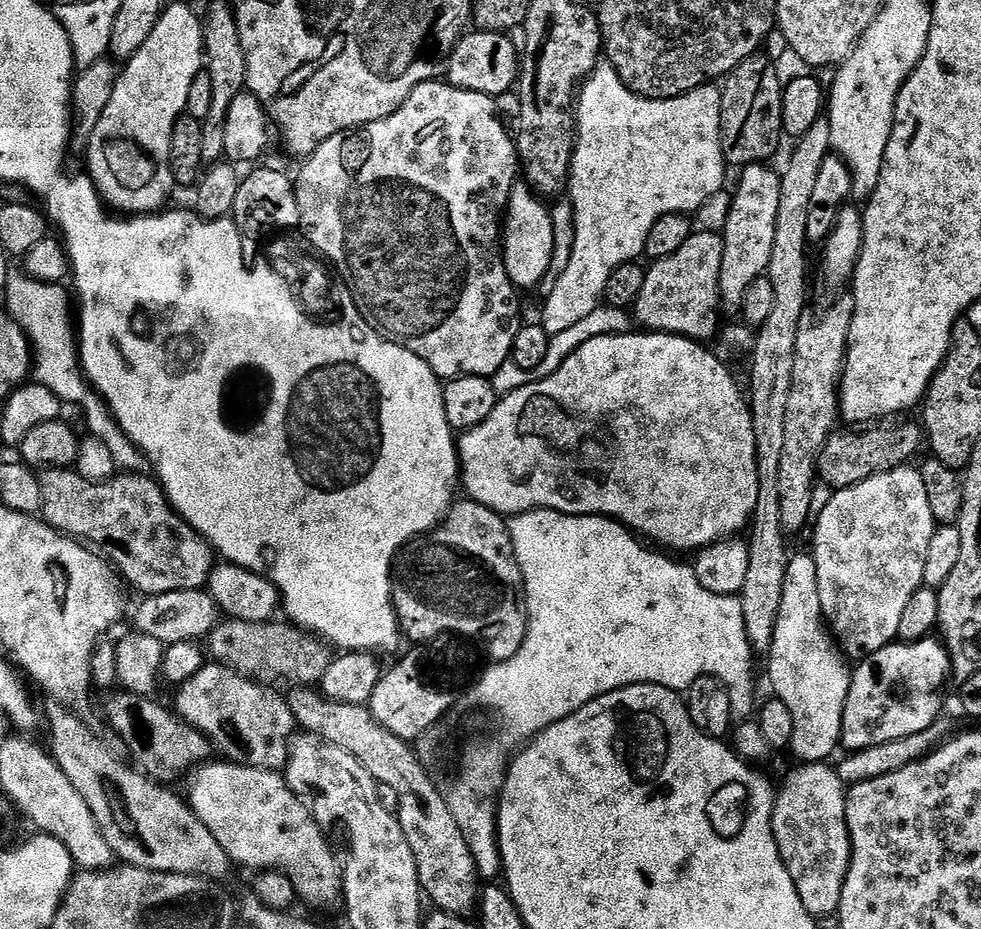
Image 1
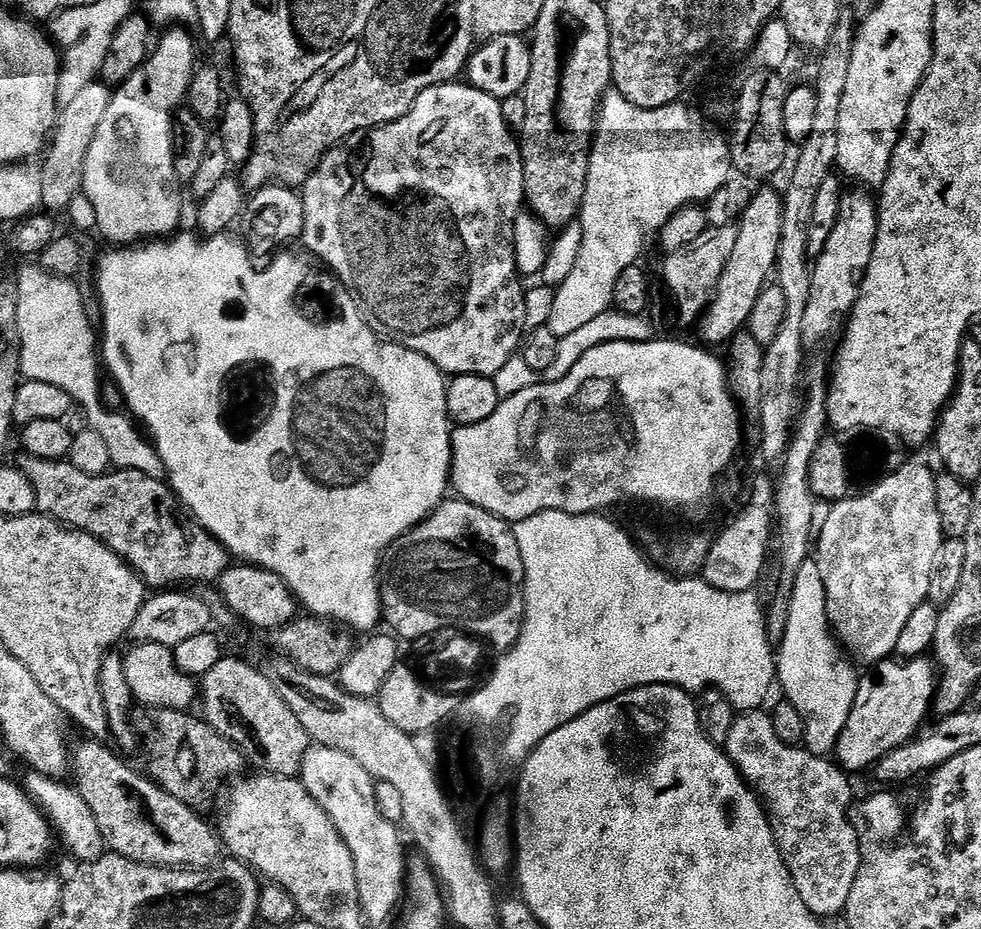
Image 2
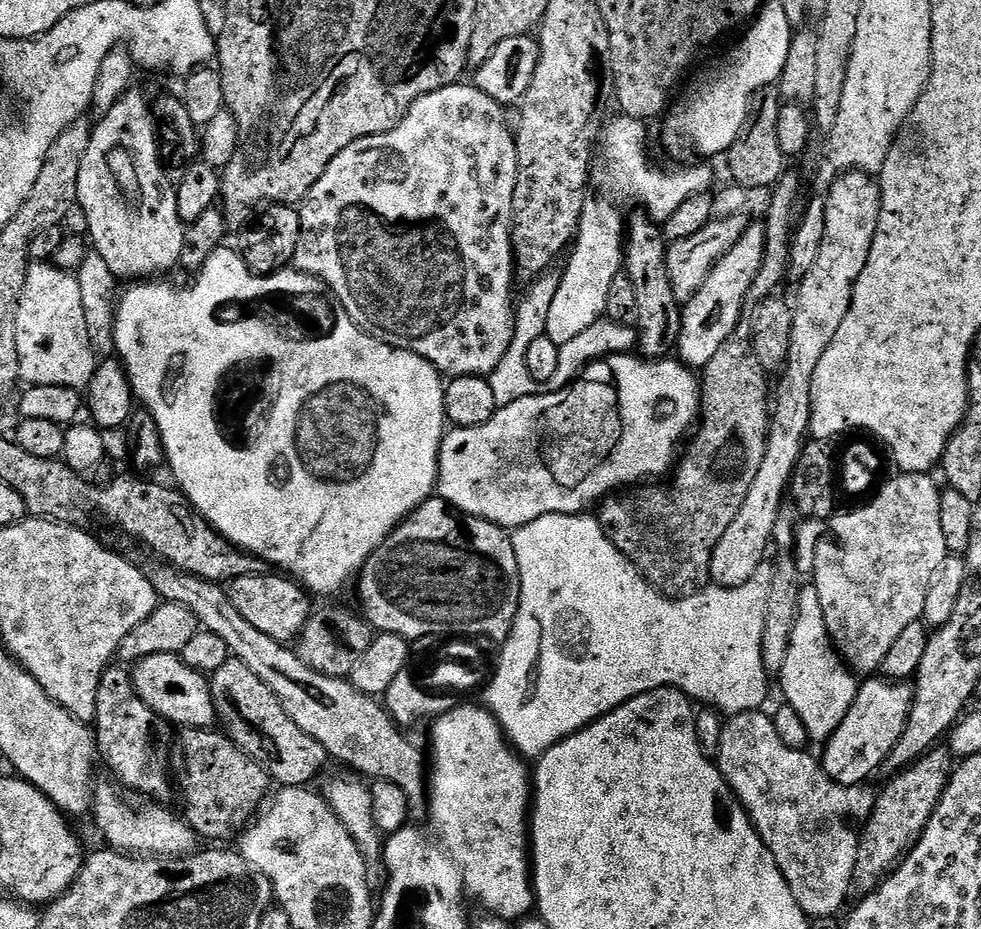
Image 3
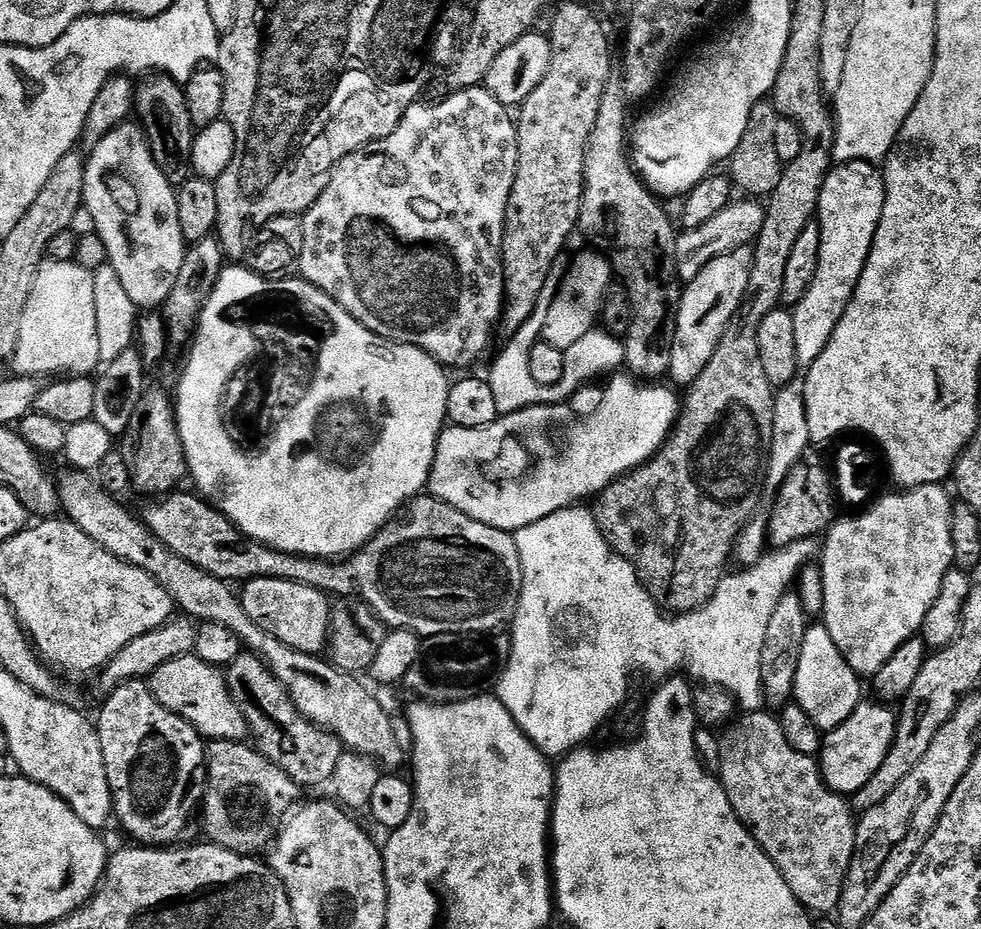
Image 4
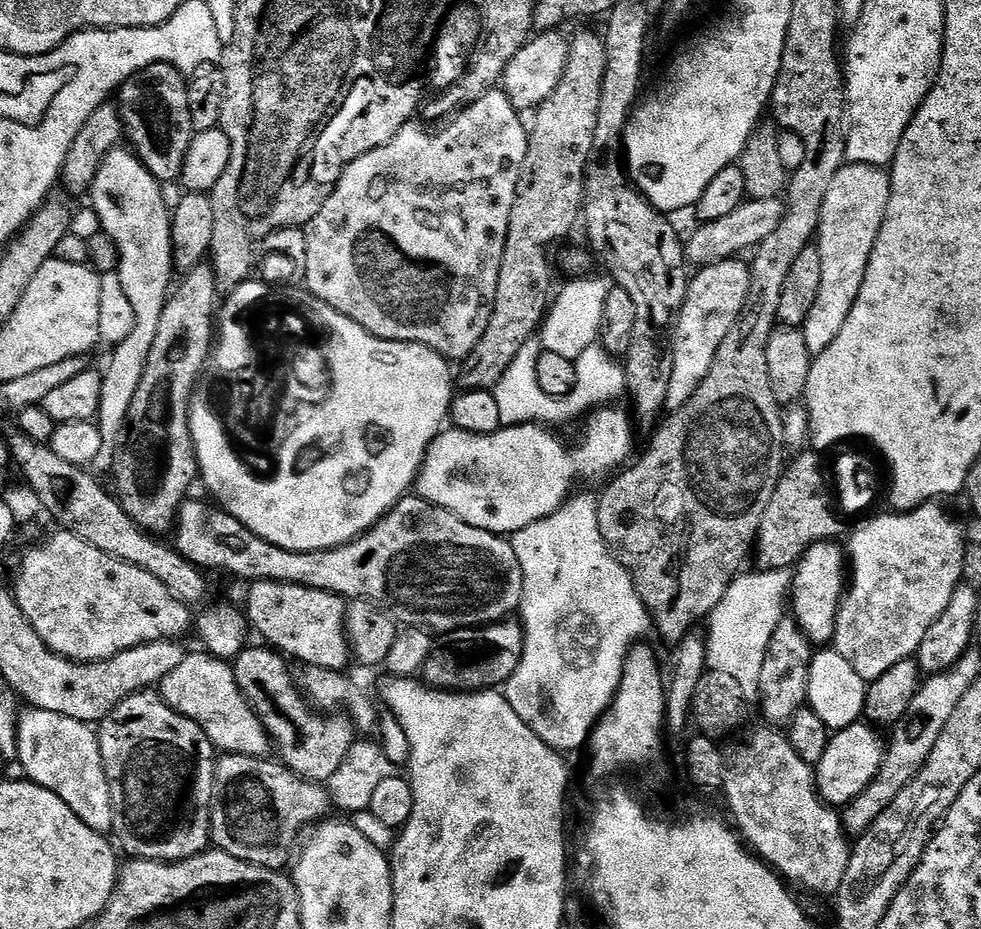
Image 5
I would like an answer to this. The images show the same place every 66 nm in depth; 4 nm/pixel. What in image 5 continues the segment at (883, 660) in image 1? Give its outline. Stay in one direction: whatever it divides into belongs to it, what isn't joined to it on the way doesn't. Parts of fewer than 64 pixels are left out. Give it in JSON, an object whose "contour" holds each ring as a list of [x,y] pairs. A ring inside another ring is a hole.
{"contour":[[[857,722],[839,729],[829,739],[826,754],[814,766],[816,791],[821,800],[829,806],[843,806],[849,804],[870,782],[874,782],[874,774],[884,761],[885,737],[880,737],[875,727],[867,722]]]}

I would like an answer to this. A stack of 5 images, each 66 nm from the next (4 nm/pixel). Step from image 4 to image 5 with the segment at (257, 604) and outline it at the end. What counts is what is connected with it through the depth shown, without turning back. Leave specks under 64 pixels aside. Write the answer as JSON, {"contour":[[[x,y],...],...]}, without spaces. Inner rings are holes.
{"contour":[[[258,580],[249,588],[252,589],[248,592],[246,615],[255,635],[257,632],[264,639],[261,641],[300,664],[347,669],[350,645],[348,634],[344,631],[346,604],[341,597],[333,592],[273,580]]]}

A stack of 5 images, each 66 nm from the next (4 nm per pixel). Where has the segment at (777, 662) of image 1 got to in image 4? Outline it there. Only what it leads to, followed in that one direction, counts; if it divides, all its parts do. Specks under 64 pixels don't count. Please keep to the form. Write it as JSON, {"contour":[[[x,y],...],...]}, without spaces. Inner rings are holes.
{"contour":[[[816,622],[805,632],[800,643],[800,657],[796,663],[795,695],[806,714],[821,730],[838,727],[862,702],[860,696],[861,677],[842,658],[838,646],[834,646],[834,638],[826,631],[823,623]]]}

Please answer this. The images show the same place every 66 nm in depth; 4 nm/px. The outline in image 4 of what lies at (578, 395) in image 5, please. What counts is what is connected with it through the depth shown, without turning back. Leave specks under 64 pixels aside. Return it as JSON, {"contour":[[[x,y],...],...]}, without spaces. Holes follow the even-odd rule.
{"contour":[[[607,330],[588,332],[574,346],[564,349],[564,369],[562,378],[554,386],[538,386],[530,378],[527,359],[500,360],[496,364],[496,373],[487,377],[488,384],[500,401],[501,413],[515,412],[518,408],[529,408],[531,404],[562,404],[568,401],[579,388],[585,387],[597,378],[607,377],[624,364],[624,341],[619,335]]]}

